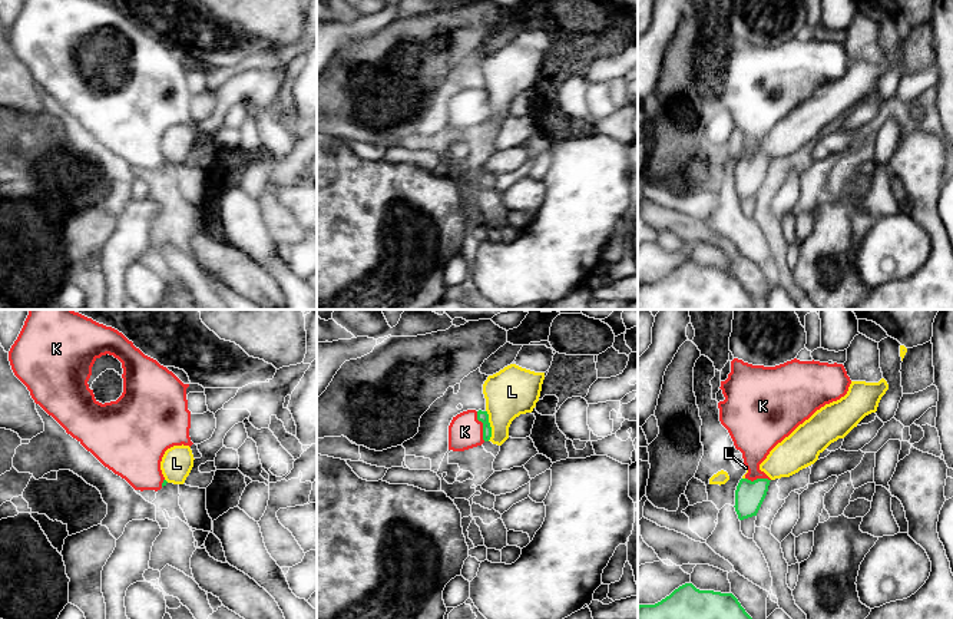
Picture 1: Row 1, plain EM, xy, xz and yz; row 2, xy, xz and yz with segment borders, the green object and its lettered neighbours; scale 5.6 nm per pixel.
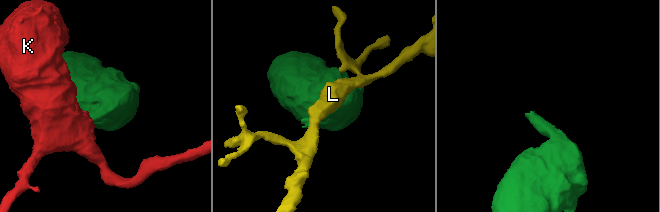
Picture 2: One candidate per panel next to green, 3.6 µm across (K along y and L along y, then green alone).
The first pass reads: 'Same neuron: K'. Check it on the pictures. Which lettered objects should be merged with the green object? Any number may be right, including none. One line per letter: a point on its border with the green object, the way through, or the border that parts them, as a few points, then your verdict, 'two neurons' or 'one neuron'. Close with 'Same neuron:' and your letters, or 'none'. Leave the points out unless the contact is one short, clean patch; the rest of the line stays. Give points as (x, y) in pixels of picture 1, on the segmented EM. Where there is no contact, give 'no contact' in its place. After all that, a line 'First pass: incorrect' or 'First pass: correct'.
K: xz (483, 426) | across xz (482, 416), (483, 426), (465, 432) | one neuron
L: xz (489, 426) | two neurons
Same neuron: K
First pass: correct

